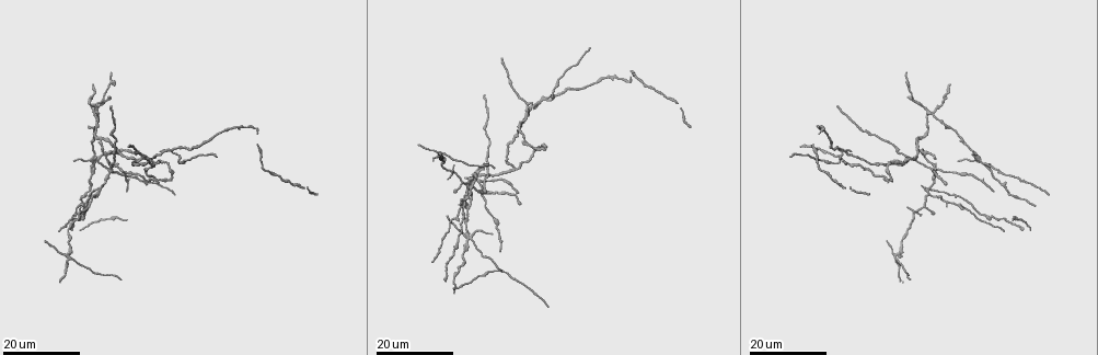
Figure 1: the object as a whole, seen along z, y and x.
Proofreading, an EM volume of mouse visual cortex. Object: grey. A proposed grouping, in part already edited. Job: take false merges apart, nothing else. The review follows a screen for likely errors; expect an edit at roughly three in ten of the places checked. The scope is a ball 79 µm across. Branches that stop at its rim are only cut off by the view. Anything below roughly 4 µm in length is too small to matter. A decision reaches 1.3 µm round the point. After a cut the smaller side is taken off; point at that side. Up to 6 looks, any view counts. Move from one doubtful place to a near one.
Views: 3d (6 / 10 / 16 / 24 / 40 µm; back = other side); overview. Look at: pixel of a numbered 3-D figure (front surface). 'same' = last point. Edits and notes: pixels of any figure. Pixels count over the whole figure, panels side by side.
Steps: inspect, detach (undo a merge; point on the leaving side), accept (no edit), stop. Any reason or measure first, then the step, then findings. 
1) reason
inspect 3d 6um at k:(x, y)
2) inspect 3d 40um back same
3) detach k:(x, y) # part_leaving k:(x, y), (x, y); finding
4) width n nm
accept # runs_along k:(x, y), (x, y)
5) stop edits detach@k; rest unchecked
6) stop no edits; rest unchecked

arms part here
inspect 3d 24um at 1:(102, 138)

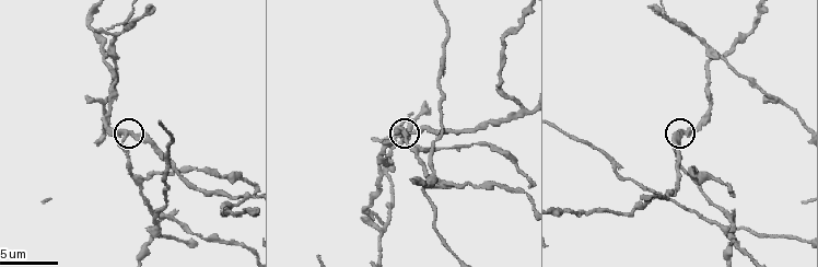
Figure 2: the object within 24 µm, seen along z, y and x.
zoom in
inspect 3d 10um at 2:(125, 134)

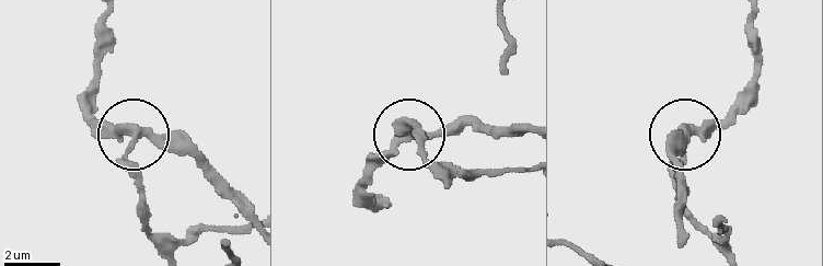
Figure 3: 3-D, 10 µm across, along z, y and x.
width 300 nm
accept # continuous, no second cell

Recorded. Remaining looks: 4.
arms part here
inspect 3d 10um at 2:(519, 113)

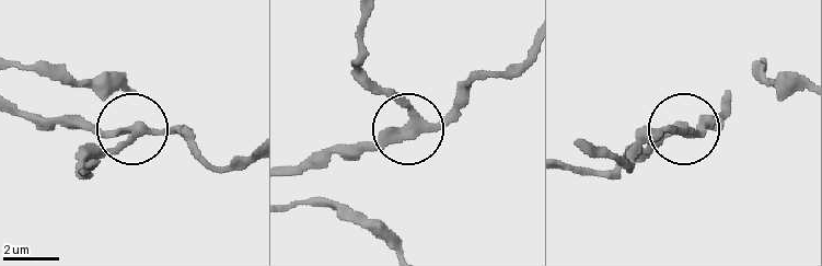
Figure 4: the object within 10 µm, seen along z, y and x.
accept # runs_along 4:(363, 55), (413, 129), (467, 90); all the same cell

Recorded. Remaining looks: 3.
inspect 3d 16um at 2:(437, 185)

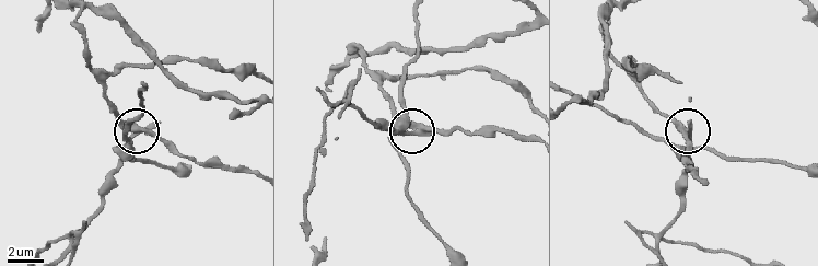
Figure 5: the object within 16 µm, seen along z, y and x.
width 280 nm
detach 5:(127, 143) # part_leaving 5:(690, 131), (686, 201), (659, 232), (673, 241), (725, 250); two cells meet here

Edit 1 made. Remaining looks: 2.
stop edits detach@5; rest unchecked

